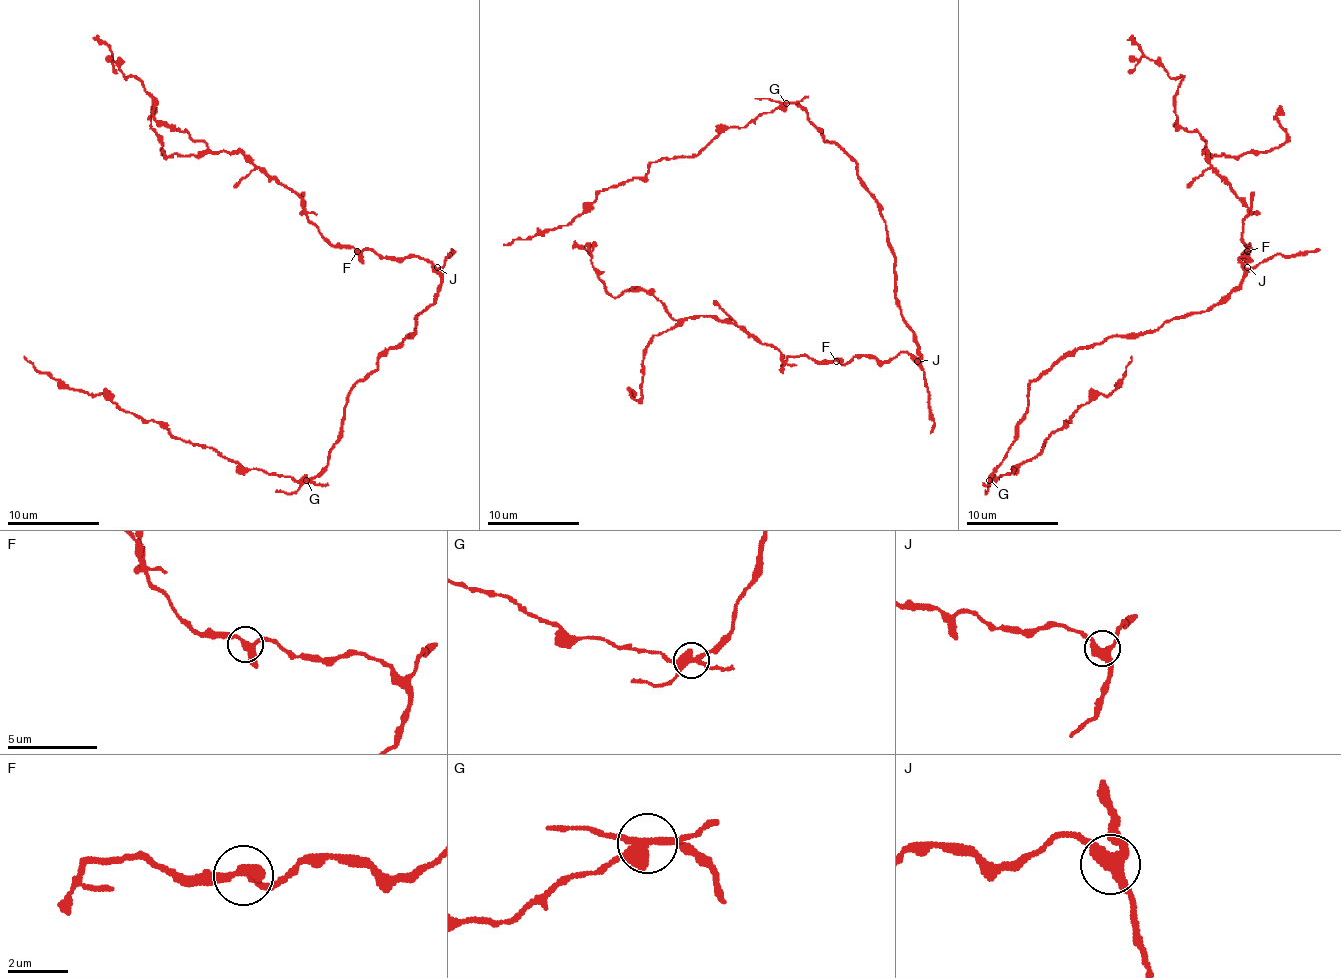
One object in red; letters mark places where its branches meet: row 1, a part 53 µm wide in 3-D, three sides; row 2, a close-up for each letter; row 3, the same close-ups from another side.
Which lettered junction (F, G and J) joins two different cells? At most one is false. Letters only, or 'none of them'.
G

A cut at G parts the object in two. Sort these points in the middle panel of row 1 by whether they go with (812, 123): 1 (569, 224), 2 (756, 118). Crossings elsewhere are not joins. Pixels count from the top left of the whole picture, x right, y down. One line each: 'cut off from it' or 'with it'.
1: cut off from it
2: cut off from it

